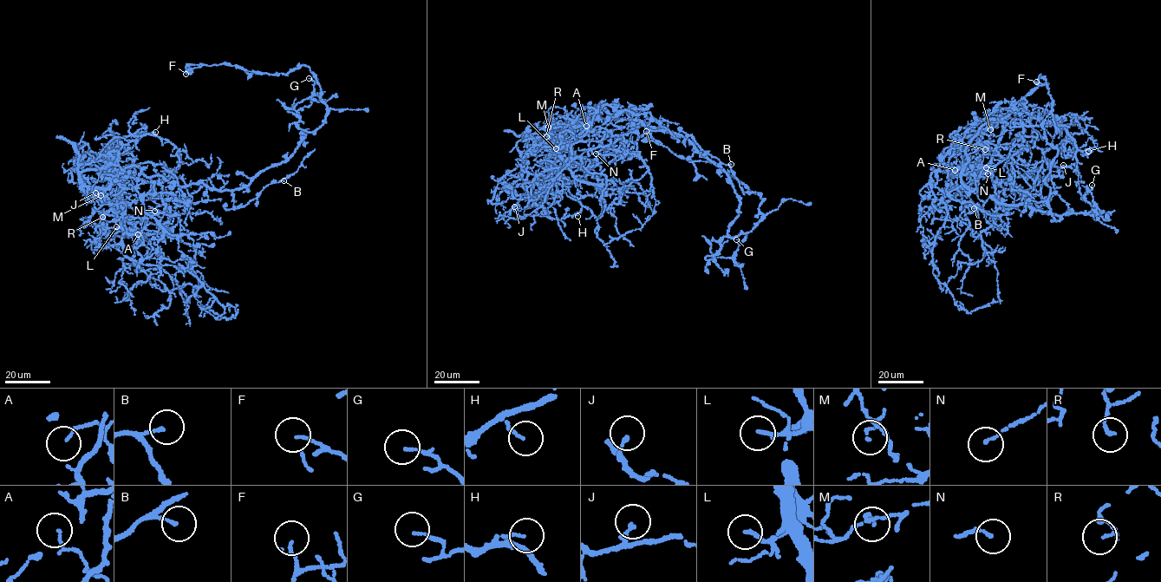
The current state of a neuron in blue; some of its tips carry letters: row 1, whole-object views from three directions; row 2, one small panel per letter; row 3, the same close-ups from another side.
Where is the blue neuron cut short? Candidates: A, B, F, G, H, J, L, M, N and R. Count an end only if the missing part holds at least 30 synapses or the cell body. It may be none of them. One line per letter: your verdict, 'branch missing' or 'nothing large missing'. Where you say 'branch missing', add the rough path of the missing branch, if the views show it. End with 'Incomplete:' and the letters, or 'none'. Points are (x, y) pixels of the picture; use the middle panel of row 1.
A: nothing large missing
B: nothing large missing
F: nothing large missing
G: nothing large missing
H: nothing large missing
J: nothing large missing
L: branch missing | (556, 148), (544, 154), (539, 153), (545, 154)
M: nothing large missing
N: nothing large missing
R: nothing large missing
Incomplete: L

